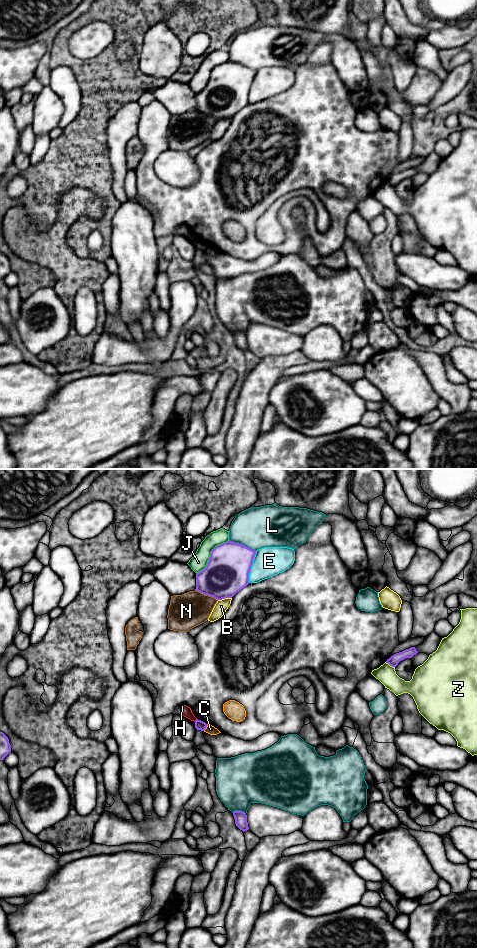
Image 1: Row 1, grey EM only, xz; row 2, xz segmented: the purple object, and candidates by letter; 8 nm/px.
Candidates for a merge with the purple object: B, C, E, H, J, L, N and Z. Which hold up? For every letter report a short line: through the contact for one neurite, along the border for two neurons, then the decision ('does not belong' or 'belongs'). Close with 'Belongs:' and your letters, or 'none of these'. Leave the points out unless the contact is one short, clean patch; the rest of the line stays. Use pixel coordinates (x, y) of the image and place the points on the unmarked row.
B: does not belong
C: line xz (207, 244), (203, 250); does not belong
E: does not belong
H: does not belong
J: does not belong
L: does not belong
N: does not belong
Z: does not belong
Belongs: none of these

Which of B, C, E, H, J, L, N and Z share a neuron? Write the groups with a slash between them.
B / C N / E / H / J / L / Z

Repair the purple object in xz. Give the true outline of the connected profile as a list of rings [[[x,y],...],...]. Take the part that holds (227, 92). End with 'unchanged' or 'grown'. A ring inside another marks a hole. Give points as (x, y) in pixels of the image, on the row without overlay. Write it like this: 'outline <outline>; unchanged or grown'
outline [[[232,61],[216,66],[206,87],[196,93],[196,111],[217,120],[232,118],[249,104],[256,71]]]; unchanged

